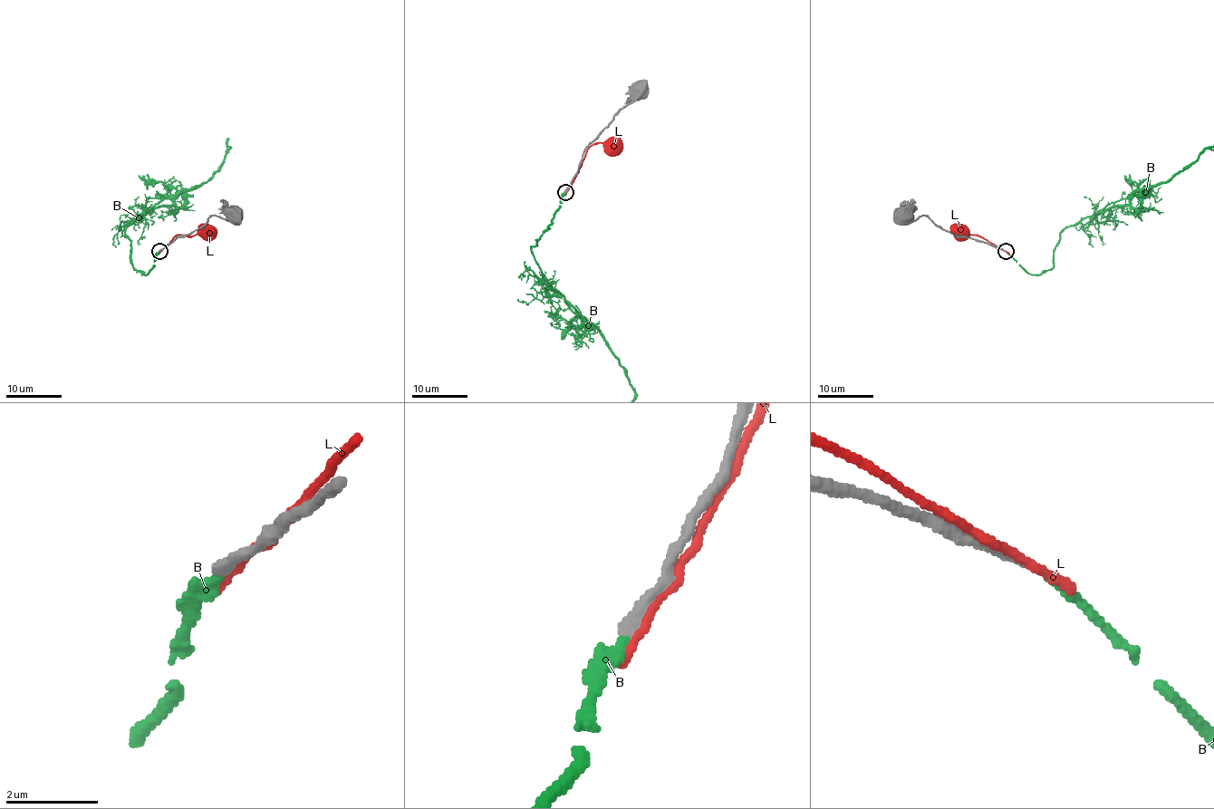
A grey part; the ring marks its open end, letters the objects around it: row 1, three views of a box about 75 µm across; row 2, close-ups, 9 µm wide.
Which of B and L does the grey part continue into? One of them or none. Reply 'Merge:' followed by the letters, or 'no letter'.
Merge: B

